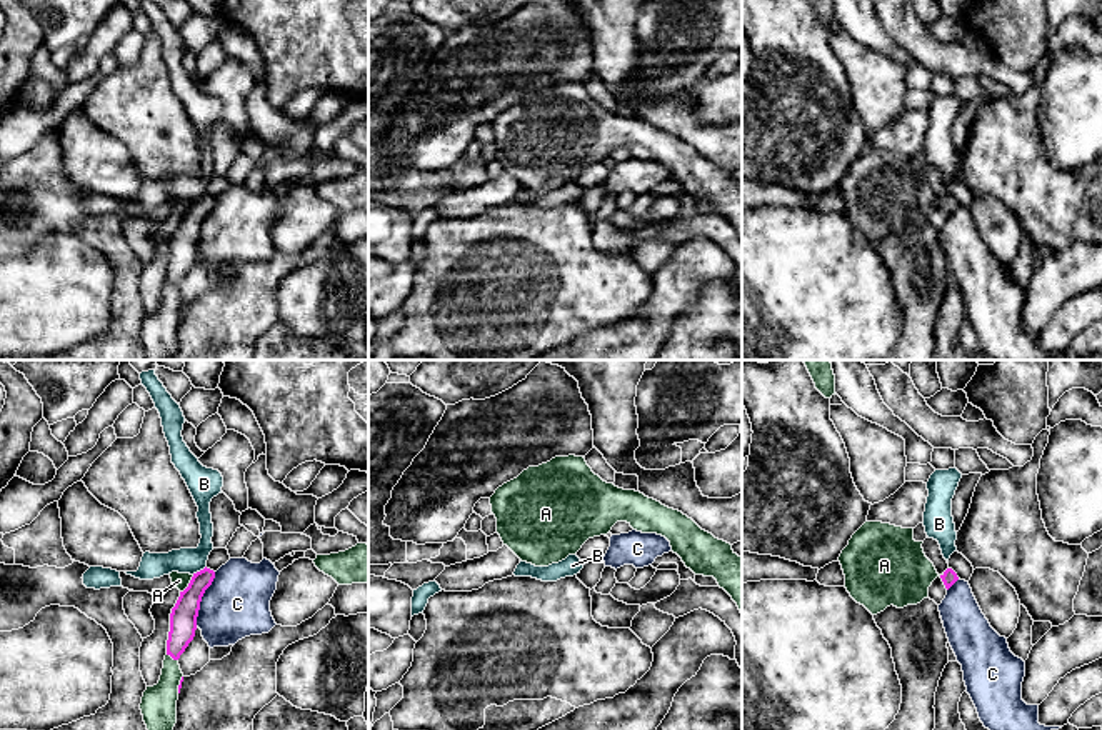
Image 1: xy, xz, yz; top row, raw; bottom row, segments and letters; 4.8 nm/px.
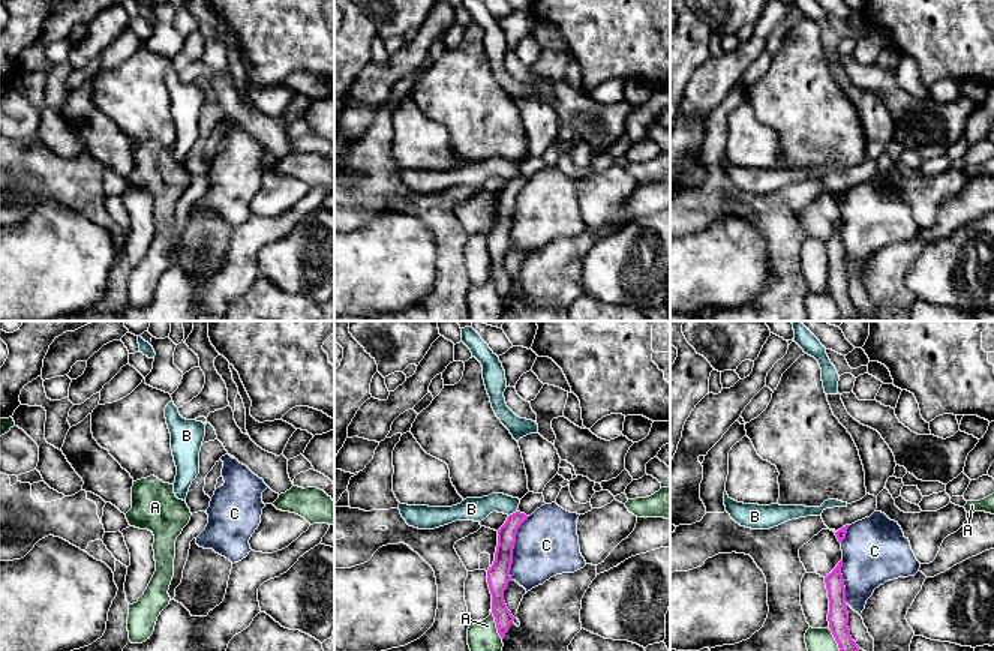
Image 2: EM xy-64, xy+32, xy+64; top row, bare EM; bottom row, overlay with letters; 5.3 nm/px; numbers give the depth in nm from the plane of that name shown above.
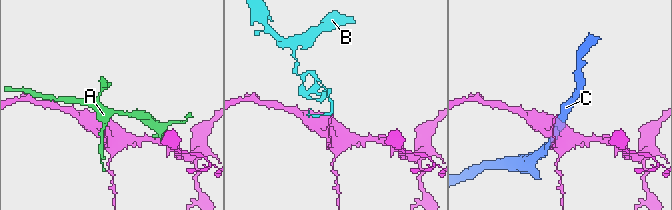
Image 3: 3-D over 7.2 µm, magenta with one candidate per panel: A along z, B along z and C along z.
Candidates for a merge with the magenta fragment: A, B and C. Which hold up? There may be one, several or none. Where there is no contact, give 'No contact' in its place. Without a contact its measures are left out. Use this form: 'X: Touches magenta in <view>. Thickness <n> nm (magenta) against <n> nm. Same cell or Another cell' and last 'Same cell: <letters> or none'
A: Touches magenta in xy. Thickness 130 nm (magenta) against 80 nm. Another cell
B: Touches magenta in xy. Thickness 130 nm (magenta) against 130 nm. Another cell
C: Touches magenta in xy. Thickness 130 nm (magenta) against 320 nm. Another cell
Same cell: none

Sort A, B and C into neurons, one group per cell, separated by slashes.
A / B / C

